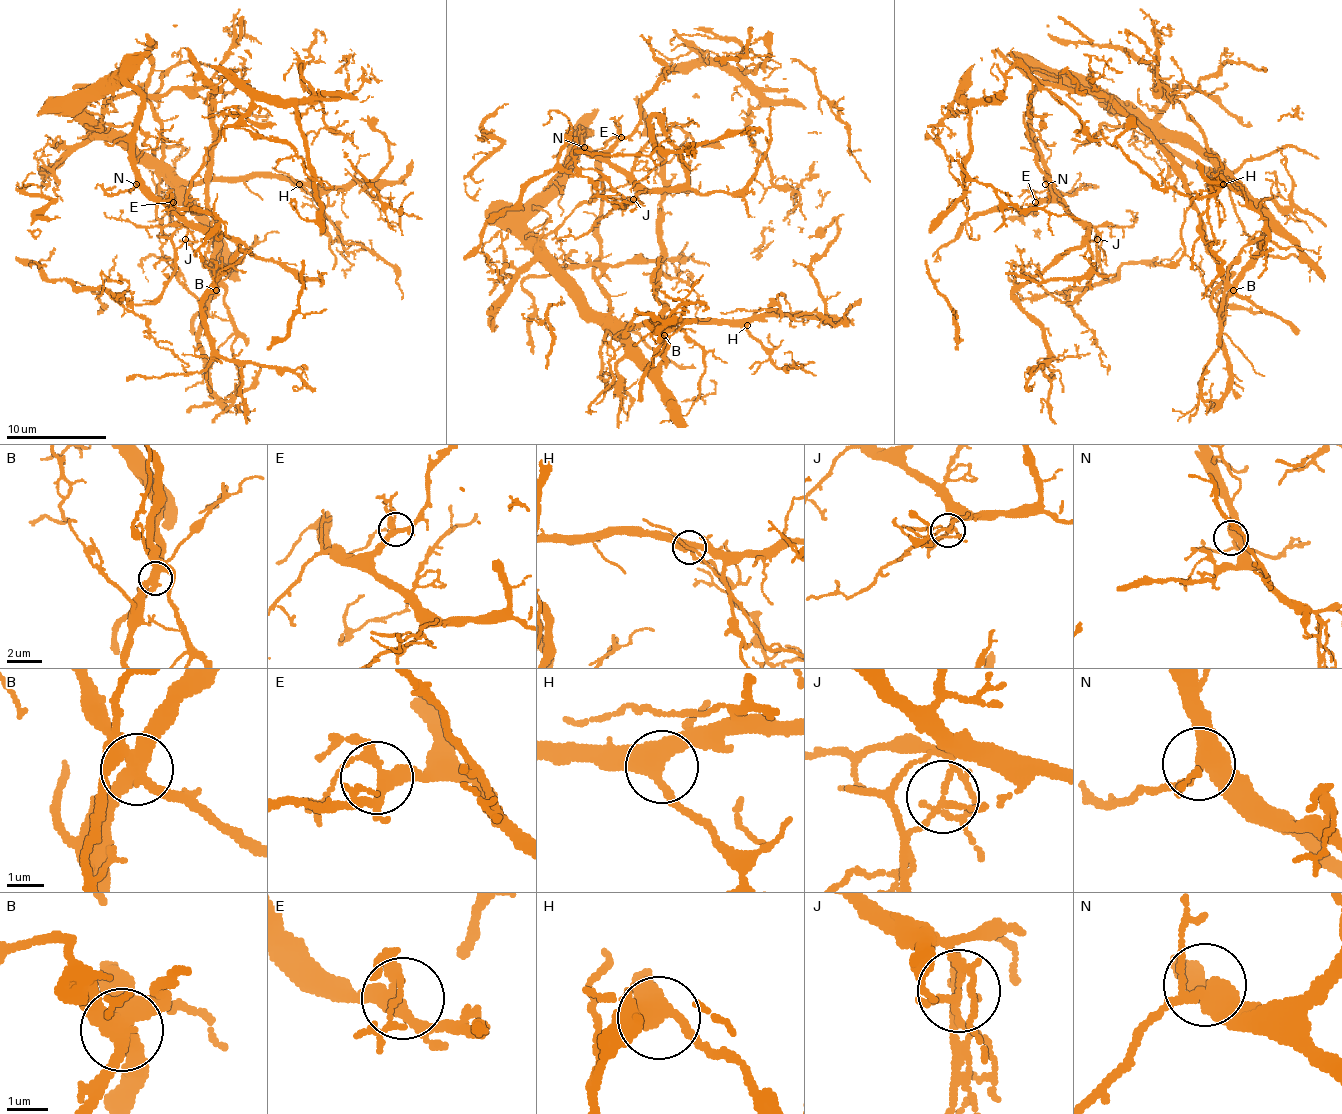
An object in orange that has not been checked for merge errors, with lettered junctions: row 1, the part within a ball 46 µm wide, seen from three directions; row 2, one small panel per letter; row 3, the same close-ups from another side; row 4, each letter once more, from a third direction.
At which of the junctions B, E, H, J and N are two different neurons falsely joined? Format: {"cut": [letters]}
{"cut": ["B", "J"]}

